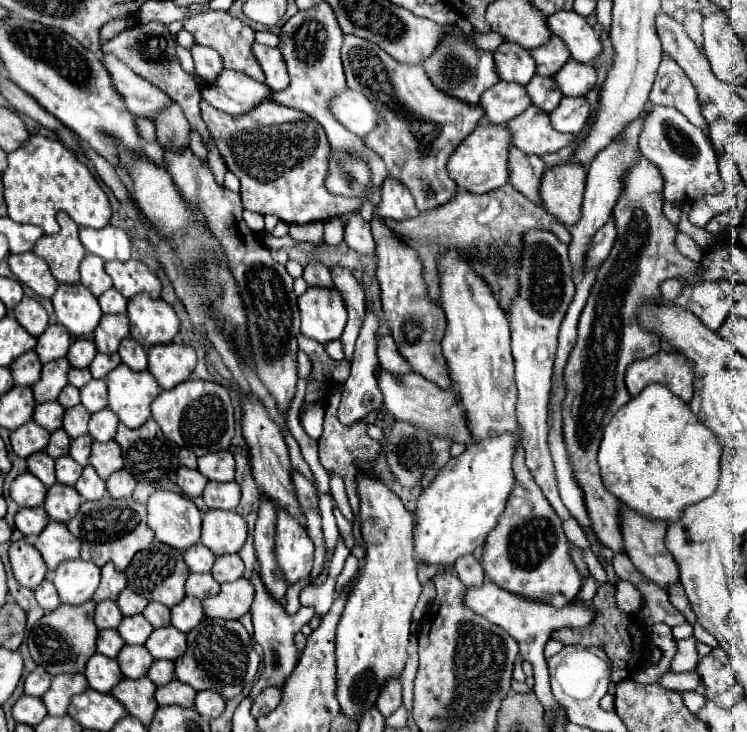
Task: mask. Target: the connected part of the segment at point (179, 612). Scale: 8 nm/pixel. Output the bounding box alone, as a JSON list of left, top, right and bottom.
[172,597,202,633]

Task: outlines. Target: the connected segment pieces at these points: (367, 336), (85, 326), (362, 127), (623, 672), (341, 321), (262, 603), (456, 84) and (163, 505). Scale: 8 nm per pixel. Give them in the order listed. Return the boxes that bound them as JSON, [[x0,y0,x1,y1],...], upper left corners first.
[[338,309,382,425],[52,283,102,337],[334,91,380,137],[552,581,650,683],[298,289,346,343],[250,571,314,699],[424,37,500,105],[148,491,202,551]]

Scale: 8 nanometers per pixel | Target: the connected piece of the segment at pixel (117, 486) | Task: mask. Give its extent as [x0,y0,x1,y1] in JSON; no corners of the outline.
[106,471,134,499]

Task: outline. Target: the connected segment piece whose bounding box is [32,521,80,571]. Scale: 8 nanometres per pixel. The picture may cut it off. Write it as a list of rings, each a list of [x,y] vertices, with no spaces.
[[[50,521],[46,525],[46,529],[32,543],[44,557],[50,571],[54,571],[58,567],[58,563],[62,563],[66,559],[80,557],[78,539],[74,539],[74,535],[68,531],[68,527],[58,521]]]

